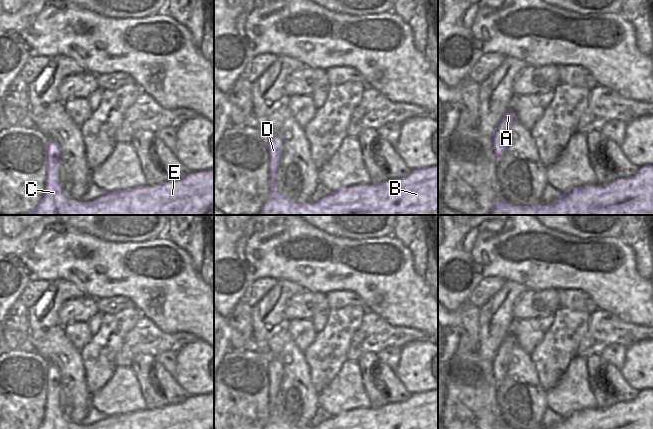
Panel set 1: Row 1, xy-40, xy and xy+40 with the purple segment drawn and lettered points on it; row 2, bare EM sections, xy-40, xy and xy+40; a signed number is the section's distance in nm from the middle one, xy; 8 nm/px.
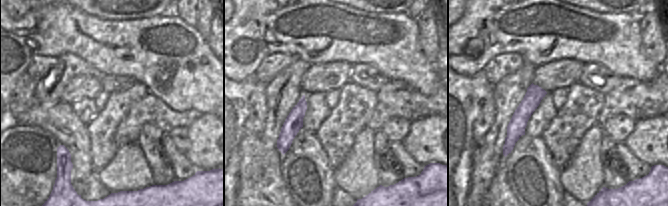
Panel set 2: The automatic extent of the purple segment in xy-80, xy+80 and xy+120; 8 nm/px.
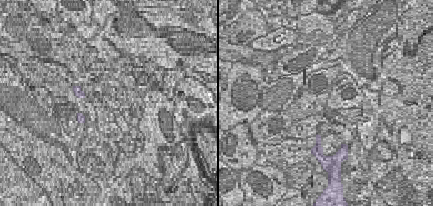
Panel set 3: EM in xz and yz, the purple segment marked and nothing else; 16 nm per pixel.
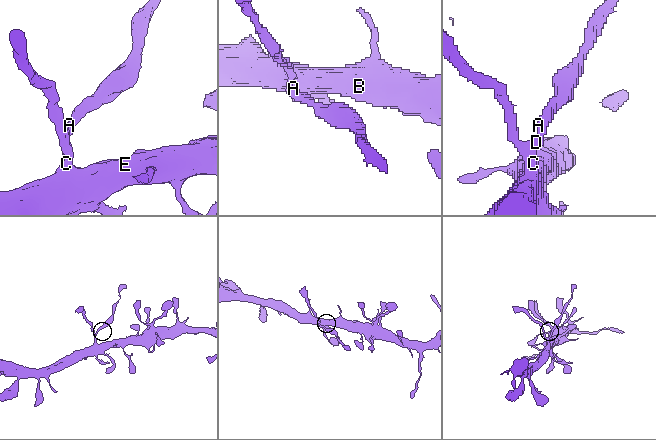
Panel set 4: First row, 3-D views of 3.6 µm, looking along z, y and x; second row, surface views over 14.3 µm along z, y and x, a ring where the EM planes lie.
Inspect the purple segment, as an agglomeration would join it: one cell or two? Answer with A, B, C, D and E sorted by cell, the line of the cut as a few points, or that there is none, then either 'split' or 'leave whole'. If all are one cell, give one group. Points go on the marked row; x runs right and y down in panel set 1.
groups A / B C D E; cut xy+40 (493, 137), (500, 138), (503, 136), (506, 142); split

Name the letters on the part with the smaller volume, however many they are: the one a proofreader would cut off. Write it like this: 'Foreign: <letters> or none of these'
Foreign: A

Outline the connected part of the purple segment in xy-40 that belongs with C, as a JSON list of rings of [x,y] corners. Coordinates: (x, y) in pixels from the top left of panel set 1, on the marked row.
[[[49,140],[43,197],[29,215],[214,215],[214,169],[187,172],[180,180],[167,180],[156,186],[107,192],[90,202],[74,200],[65,193],[59,181],[60,169],[59,145]]]

